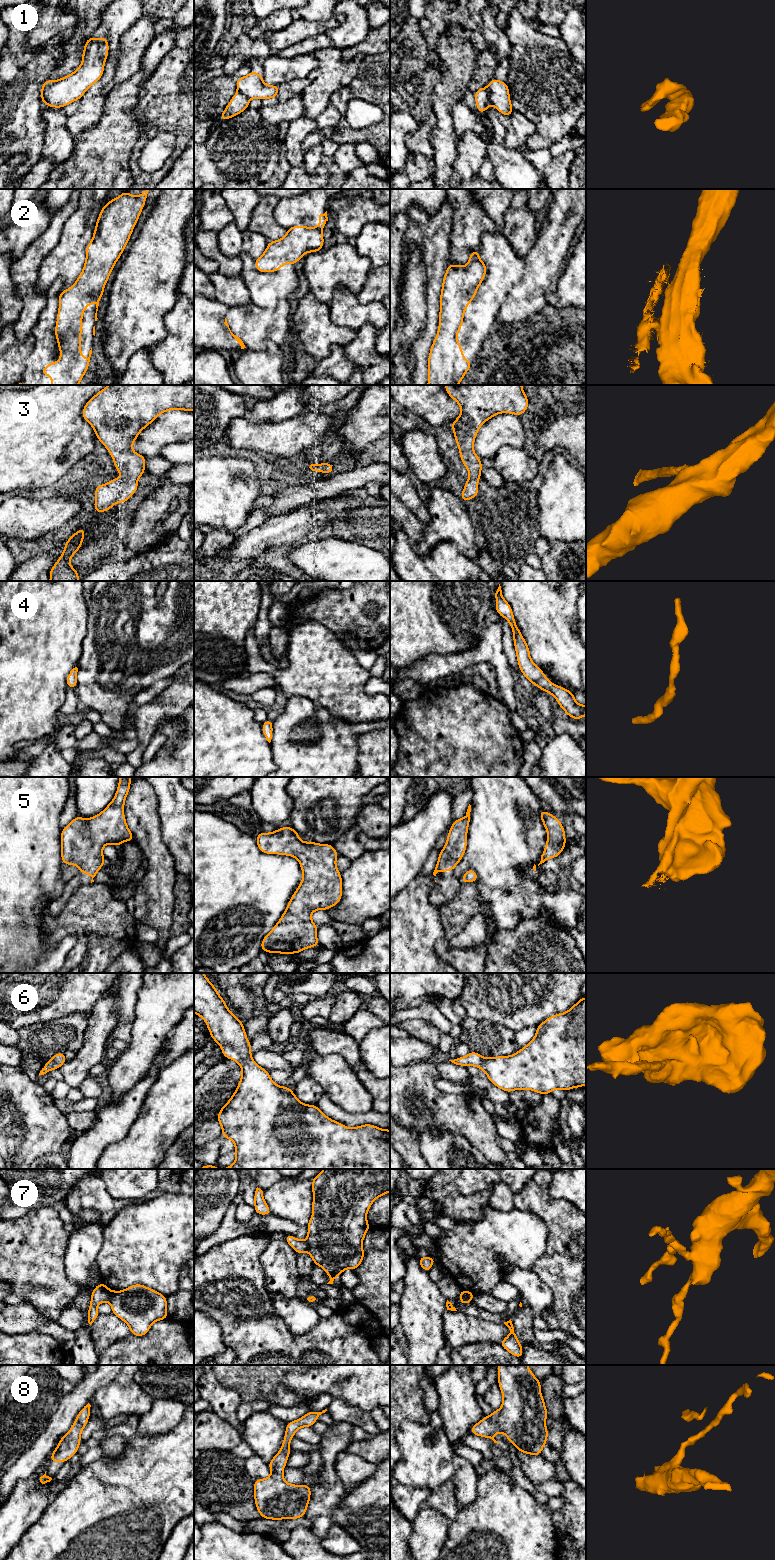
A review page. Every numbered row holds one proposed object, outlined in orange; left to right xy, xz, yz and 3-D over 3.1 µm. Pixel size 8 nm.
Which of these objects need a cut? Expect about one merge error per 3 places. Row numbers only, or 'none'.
1, 2, 7

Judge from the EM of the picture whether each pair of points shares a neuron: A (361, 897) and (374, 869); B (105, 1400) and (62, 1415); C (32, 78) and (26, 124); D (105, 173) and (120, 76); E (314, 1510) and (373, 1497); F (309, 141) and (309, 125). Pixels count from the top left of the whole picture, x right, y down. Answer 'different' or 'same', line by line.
A: same
B: different
C: same
D: different
E: different
F: different

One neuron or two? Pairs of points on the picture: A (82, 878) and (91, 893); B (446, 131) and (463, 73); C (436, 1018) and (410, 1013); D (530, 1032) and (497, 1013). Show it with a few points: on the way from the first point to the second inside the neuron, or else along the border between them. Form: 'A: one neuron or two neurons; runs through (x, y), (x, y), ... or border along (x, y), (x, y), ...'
A: two neurons; border along (90, 882), (81, 885), (68, 900)
B: one neuron; runs through (444, 117), (444, 98), (452, 87)
C: one neuron; runs through (430, 1013), (416, 1013)
D: two neurons; border along (536, 1025), (523, 1027), (515, 1033)

